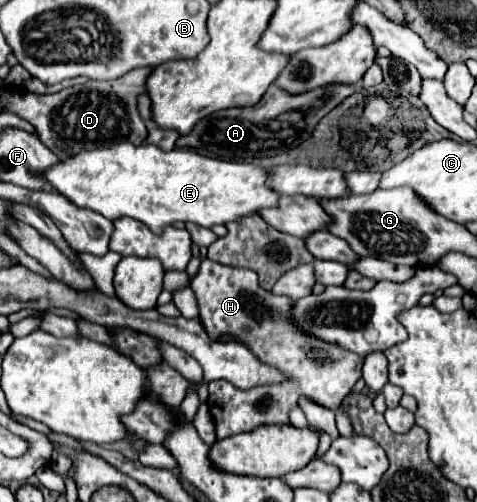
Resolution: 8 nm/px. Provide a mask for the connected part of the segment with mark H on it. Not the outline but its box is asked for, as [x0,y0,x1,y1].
[191,259,363,439]

